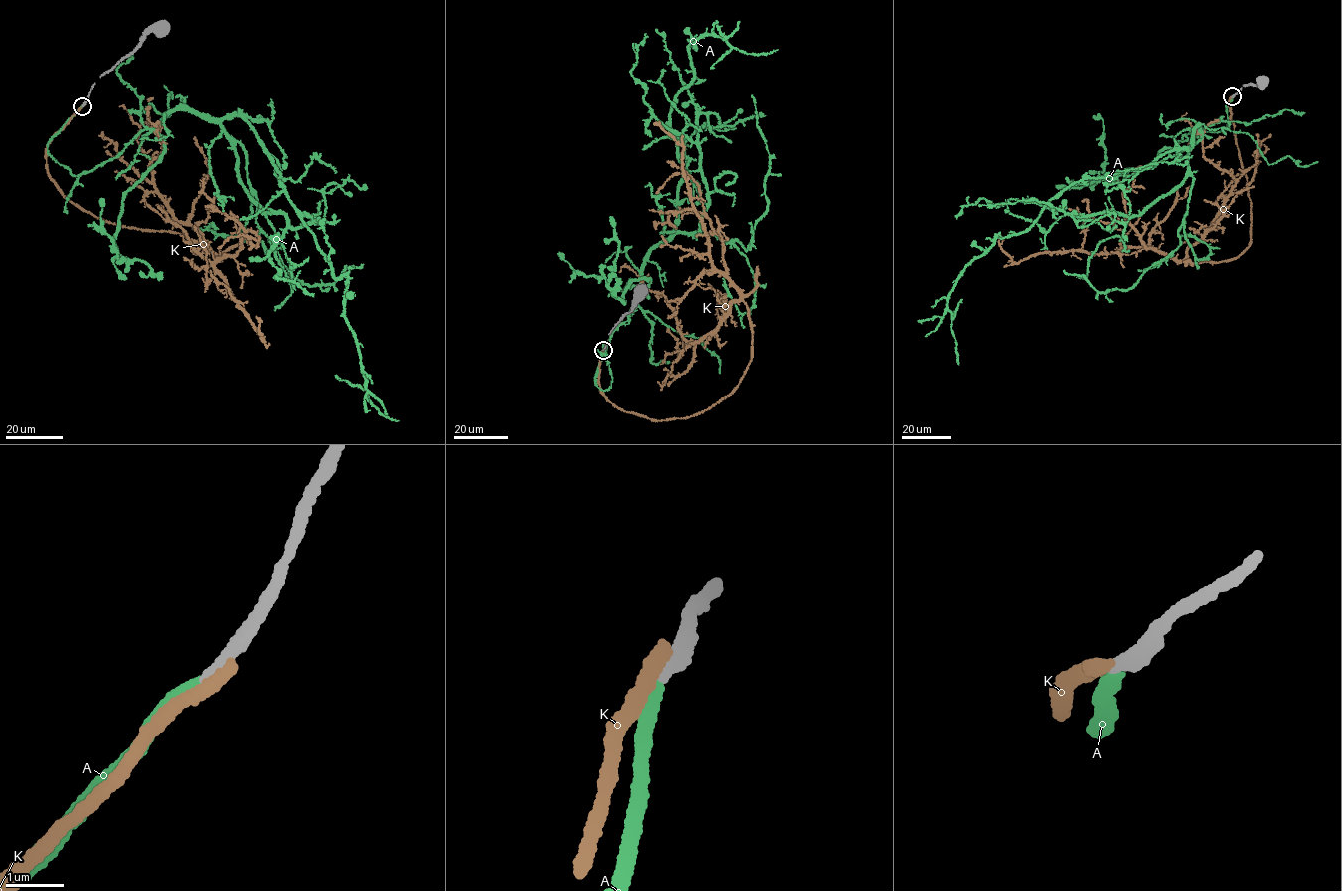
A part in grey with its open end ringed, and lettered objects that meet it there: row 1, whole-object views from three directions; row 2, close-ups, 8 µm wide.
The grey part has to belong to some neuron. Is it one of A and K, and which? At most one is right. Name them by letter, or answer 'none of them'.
A

